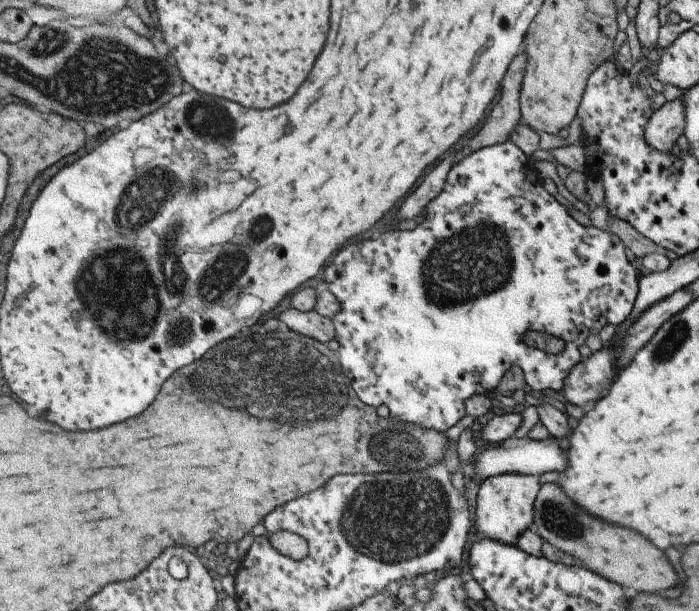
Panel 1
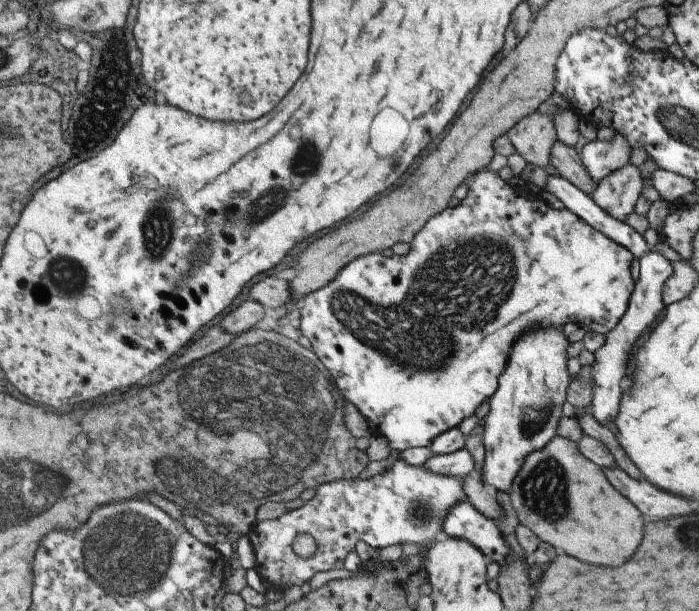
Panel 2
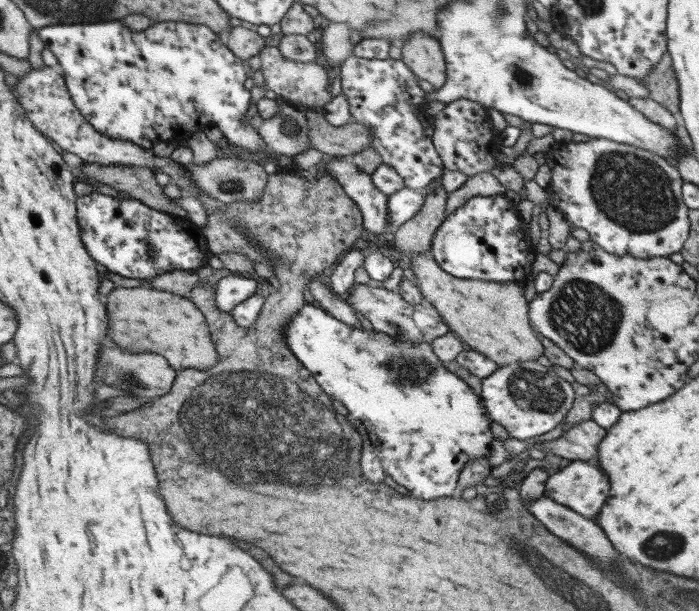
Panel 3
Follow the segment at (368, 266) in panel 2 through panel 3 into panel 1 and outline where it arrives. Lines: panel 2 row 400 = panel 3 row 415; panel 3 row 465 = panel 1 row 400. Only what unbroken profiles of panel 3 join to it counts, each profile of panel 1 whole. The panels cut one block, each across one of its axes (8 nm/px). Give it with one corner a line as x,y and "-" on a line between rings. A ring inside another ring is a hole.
510,139
502,144
487,146
472,152
460,164
454,164
444,184
444,190
427,206
427,216
422,224
414,230
390,230
380,234
378,238
362,240
358,244
350,244
348,248
338,251
332,257
332,264
324,268
324,276
329,291
340,302
340,312
334,314
332,322
336,328
335,340
340,344
336,351
344,374
350,381
357,397
374,408
385,404
390,410
392,421
401,421
421,428
430,428
436,432
446,432
467,414
465,400
474,394
491,397
502,376
512,368
520,366
525,374
525,382
533,390
550,390
558,393
570,370
582,359
580,346
585,344
588,336
596,336
607,324
619,326
632,312
639,290
639,277
626,257
626,247
616,234
610,230
582,226
577,222
560,202
543,187
543,180
536,177
533,171
533,159
525,155
-
524,332
541,332
552,335
564,342
559,354
546,353
534,346
527,346
522,340

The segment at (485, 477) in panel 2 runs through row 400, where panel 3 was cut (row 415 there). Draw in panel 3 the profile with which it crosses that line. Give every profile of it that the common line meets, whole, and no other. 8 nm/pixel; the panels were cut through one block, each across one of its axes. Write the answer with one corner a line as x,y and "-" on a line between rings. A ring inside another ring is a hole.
526,361
499,367
496,372
481,379
481,398
487,416
502,426
508,432
508,437
526,440
554,430
573,407
576,395
572,388
569,391
564,391
558,385
554,372
550,374
550,369
541,366
536,361

